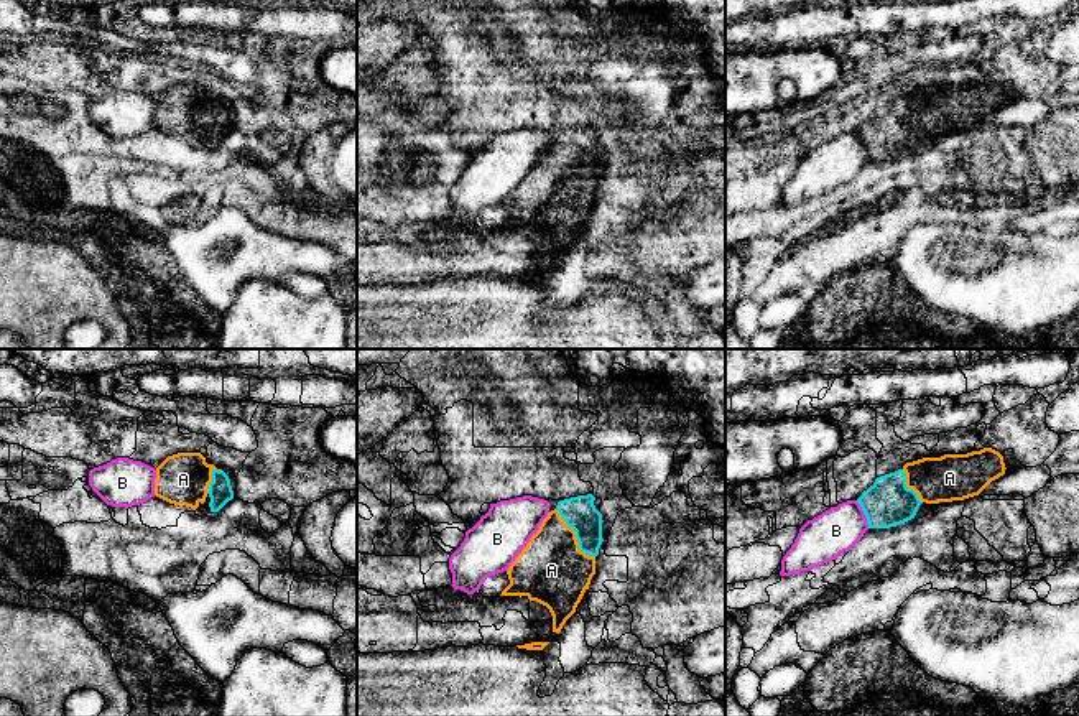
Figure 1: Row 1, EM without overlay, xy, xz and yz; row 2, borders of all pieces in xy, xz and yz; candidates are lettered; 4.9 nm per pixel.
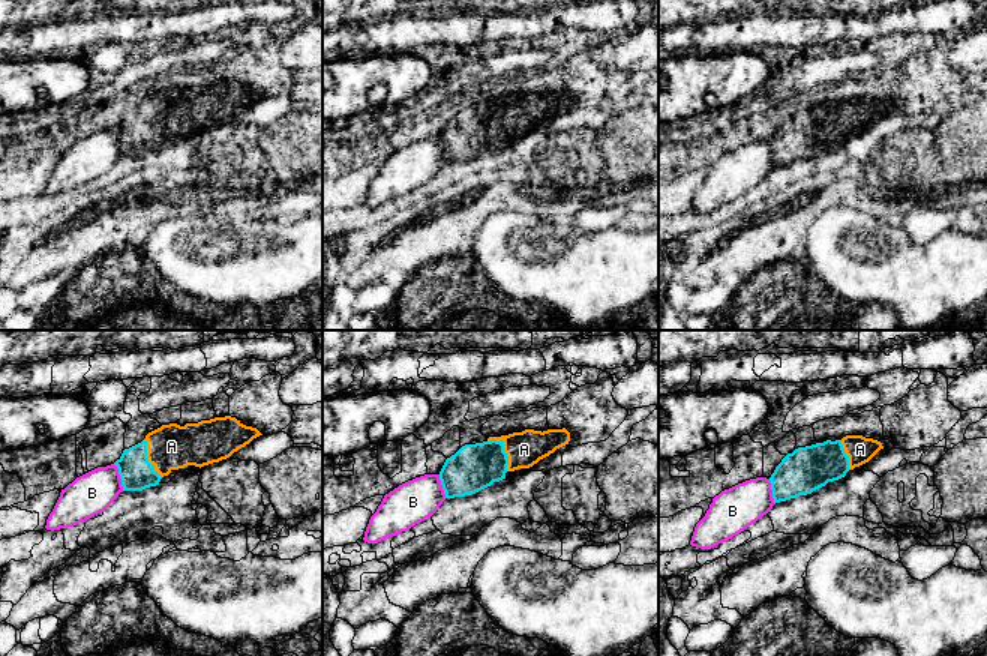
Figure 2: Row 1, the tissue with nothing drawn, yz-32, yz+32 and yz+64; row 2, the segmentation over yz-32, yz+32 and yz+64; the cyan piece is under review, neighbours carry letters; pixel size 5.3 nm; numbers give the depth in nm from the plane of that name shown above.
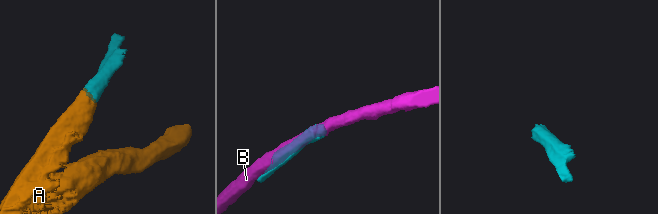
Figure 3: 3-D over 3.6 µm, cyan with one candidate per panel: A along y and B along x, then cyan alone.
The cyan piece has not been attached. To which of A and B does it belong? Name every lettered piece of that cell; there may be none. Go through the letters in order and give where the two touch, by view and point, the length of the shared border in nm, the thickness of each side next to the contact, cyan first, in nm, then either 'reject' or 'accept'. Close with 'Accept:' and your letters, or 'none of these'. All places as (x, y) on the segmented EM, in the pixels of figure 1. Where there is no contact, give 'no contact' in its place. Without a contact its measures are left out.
A: meets cyan in xz at (576, 537); contact 300 nm long; 160 nm thick on the cyan side, 340 nm on the other; accept
B: meets cyan in yz at (864, 512); contact 150 nm long; 240 nm thick on the cyan side, 220 nm on the other; reject
Accept: A

